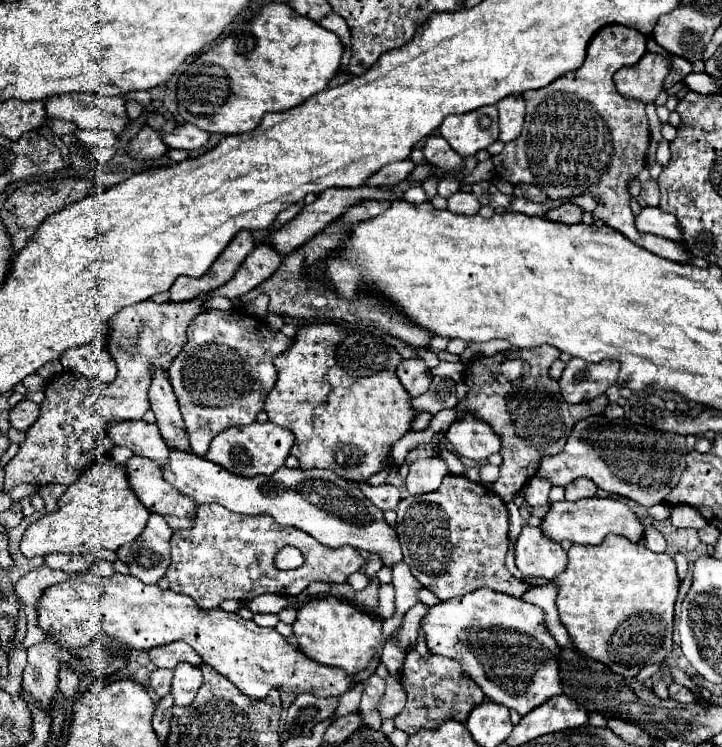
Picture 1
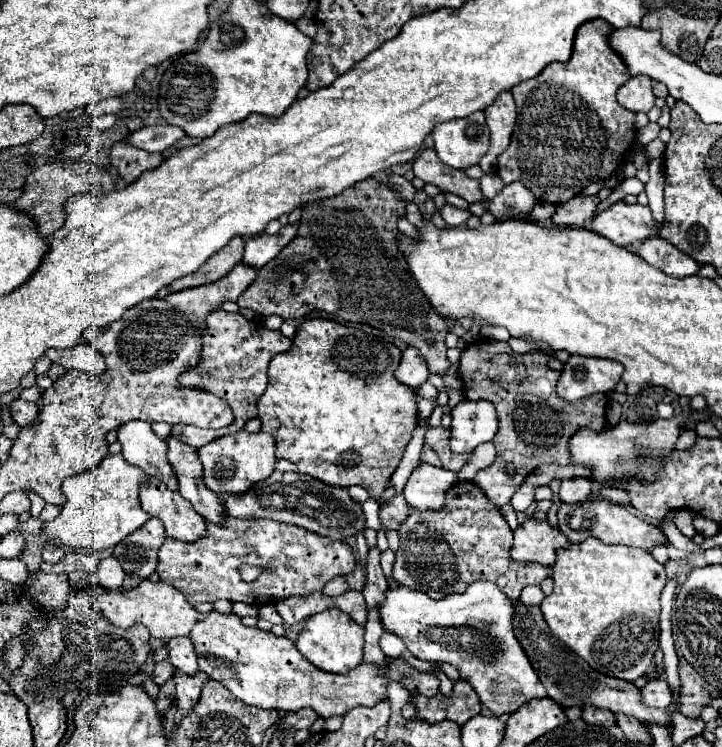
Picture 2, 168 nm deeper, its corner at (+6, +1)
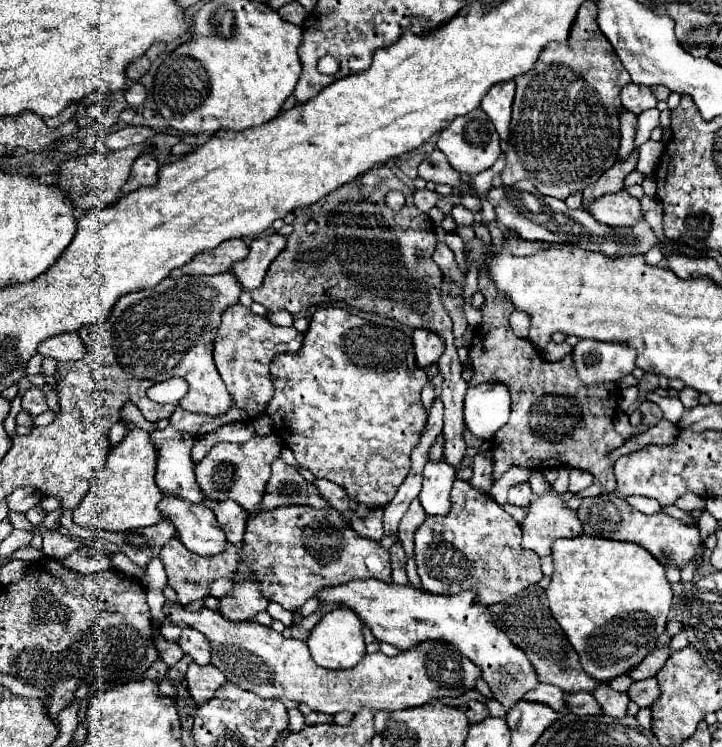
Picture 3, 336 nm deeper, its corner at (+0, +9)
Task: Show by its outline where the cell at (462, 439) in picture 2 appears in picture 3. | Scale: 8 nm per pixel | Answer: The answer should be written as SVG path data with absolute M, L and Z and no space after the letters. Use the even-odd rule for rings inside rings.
M479 384L467 390L465 396L465 426L467 430L489 442L495 432L509 420L509 390L505 384Z

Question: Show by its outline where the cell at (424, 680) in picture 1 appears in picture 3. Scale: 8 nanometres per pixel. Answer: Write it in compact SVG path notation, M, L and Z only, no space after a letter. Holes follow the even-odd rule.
M471 700L465 704L465 716L469 718L471 724L475 724L475 722L481 722L483 718L489 716L489 708L479 700Z

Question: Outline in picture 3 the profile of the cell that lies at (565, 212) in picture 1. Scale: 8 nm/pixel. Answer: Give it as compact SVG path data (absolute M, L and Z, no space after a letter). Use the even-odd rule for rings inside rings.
M633 150L631 156L625 160L625 162L617 162L615 166L611 166L597 182L593 182L591 186L587 186L583 190L583 206L589 204L589 202L595 202L599 200L601 196L605 194L611 194L611 192L619 192L623 188L623 178L635 170L635 164L637 164L637 158L639 154Z

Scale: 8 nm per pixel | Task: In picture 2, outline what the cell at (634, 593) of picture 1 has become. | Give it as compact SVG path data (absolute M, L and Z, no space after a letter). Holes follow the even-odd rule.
M597 538L571 544L557 550L553 564L553 592L541 602L541 612L553 634L581 656L593 670L635 682L653 666L653 654L659 648L659 596L667 582L665 568L651 552L627 546L607 546Z

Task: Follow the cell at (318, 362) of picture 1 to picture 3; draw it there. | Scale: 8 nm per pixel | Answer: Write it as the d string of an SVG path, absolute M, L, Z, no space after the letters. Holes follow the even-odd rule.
M319 308L309 320L309 330L305 332L303 346L297 352L279 354L271 362L271 380L275 386L275 394L273 394L271 402L267 404L267 414L273 420L275 432L283 438L285 446L291 448L299 466L309 468L315 478L327 478L327 480L343 486L347 490L349 498L353 498L361 504L367 504L367 506L371 504L369 508L383 508L393 500L397 488L401 486L401 482L409 474L409 454L415 448L419 434L427 422L427 412L425 412L421 398L419 398L423 386L427 384L427 374L425 374L425 370L417 368L417 364L413 360L415 354L413 354L413 344L411 344L411 332L413 332L411 328L407 328L395 320L383 318L381 322L371 322L371 320L363 320L359 316L353 316L341 308Z

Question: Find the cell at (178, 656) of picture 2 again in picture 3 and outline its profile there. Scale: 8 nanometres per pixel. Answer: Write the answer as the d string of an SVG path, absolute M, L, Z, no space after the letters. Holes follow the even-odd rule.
M183 628L181 632L181 638L179 638L179 646L185 654L189 654L193 658L193 662L197 662L199 666L205 666L209 664L211 660L211 648L209 648L209 642L207 638L193 630L193 628Z

